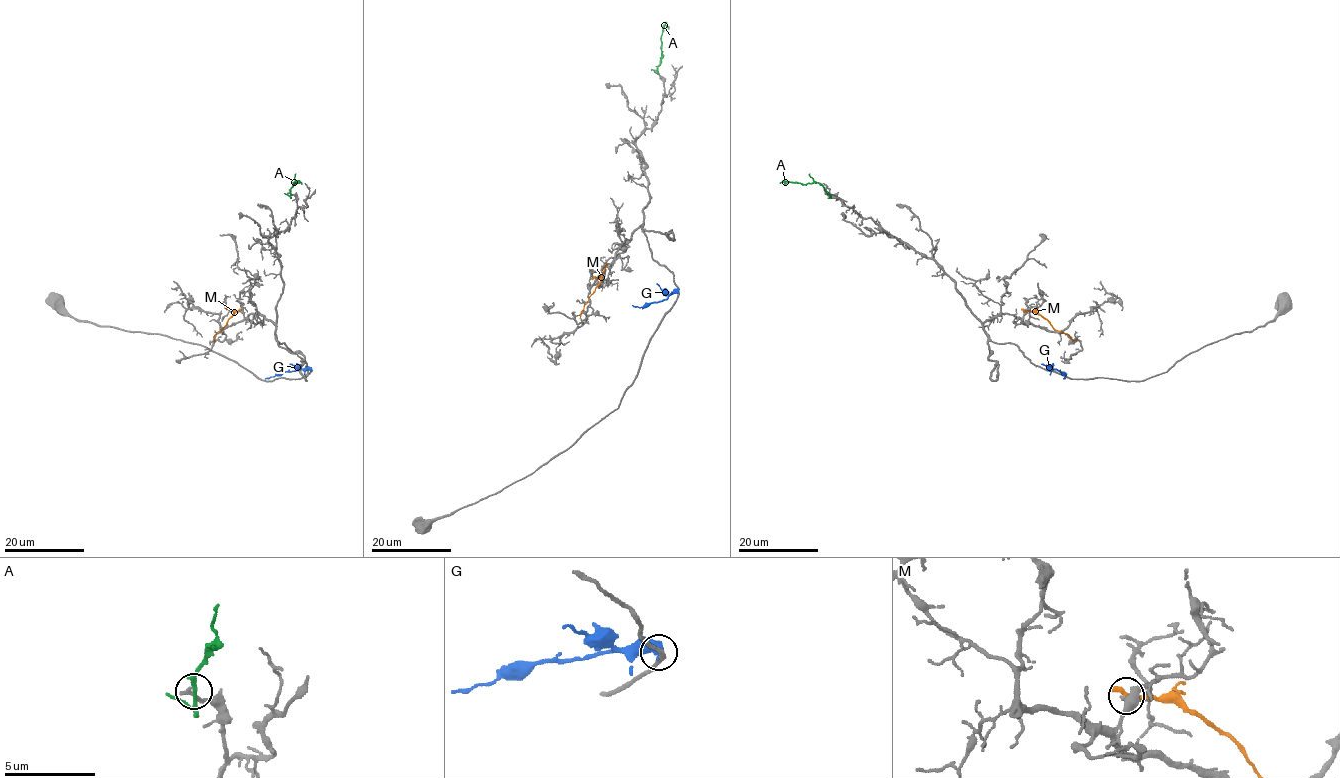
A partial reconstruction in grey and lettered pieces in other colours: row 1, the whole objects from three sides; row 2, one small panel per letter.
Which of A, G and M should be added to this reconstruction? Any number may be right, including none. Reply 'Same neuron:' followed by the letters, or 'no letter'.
Same neuron: no letter

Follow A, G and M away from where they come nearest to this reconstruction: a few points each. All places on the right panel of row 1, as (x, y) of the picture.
A: (828, 192), (817, 182), (783, 181), (787, 183)
G: (1049, 370), (1061, 372), (1065, 376), (1063, 379)
M: (1024, 311), (1036, 311), (1057, 331), (1076, 340)

